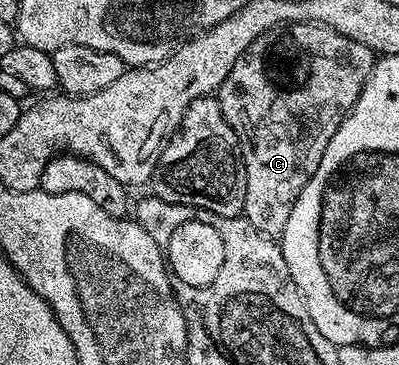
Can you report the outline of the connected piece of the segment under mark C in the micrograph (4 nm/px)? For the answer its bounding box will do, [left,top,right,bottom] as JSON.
[217,24,377,236]

